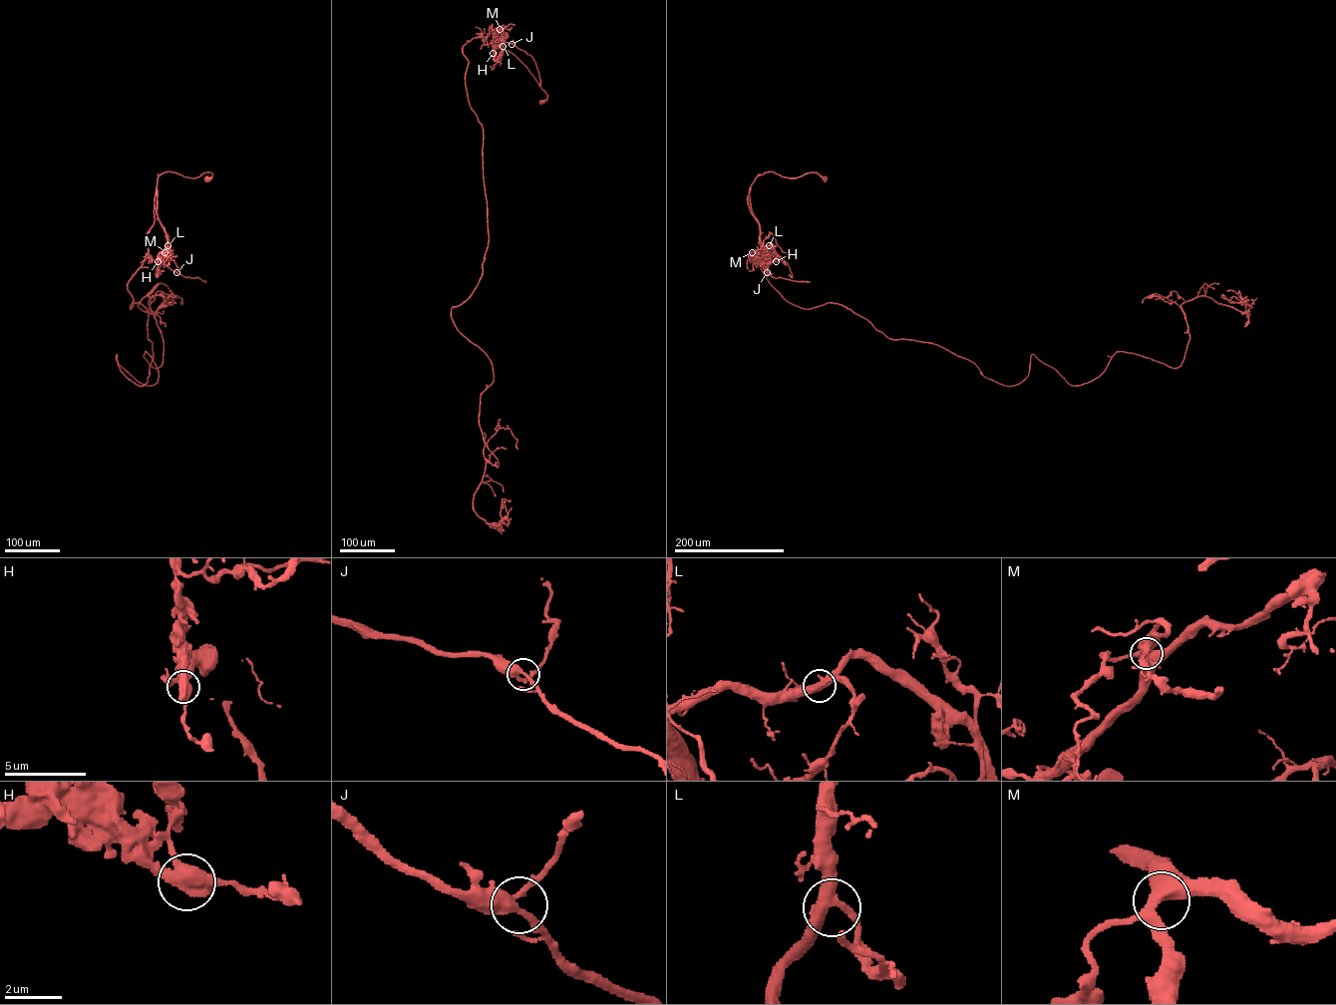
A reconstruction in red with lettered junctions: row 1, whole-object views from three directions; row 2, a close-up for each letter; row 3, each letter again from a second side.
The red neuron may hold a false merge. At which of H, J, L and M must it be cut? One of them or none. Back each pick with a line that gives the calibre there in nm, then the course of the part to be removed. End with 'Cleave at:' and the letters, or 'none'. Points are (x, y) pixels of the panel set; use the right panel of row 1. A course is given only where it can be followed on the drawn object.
H: calibre 480 nm
Cleave at: H

